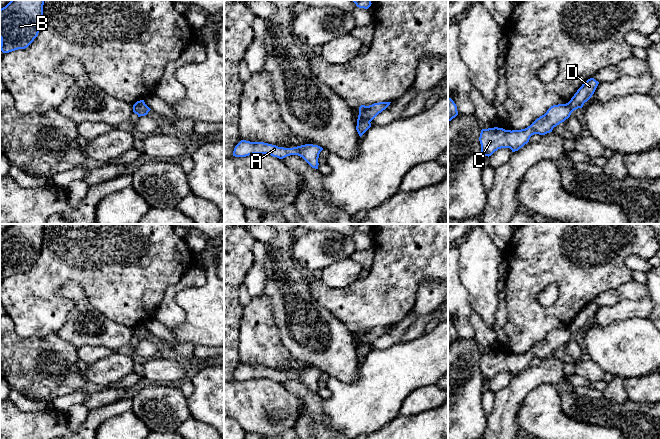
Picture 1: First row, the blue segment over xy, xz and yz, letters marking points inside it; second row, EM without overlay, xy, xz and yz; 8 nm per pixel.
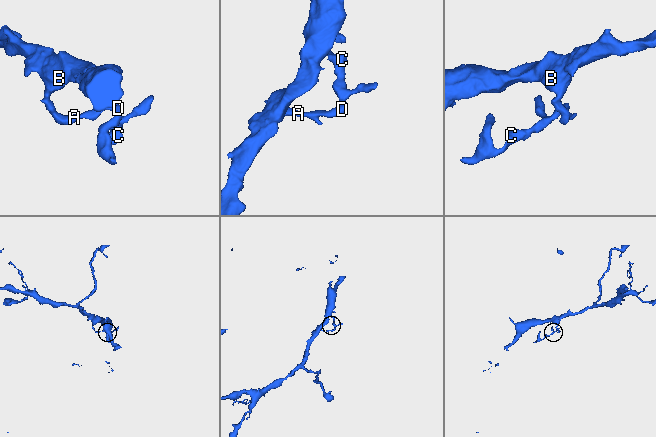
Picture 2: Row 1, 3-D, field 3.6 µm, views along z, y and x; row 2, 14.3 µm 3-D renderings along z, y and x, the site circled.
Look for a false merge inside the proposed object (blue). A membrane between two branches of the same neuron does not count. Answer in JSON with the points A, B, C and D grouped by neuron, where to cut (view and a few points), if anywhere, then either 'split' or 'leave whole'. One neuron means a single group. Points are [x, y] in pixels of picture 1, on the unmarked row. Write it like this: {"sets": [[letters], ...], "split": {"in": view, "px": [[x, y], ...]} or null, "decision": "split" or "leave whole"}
{"sets": [["A", "B", "D"], ["C"]], "split": {"in": "xz", "px": [[357, 345], [369, 346]]}, "decision": "split"}

